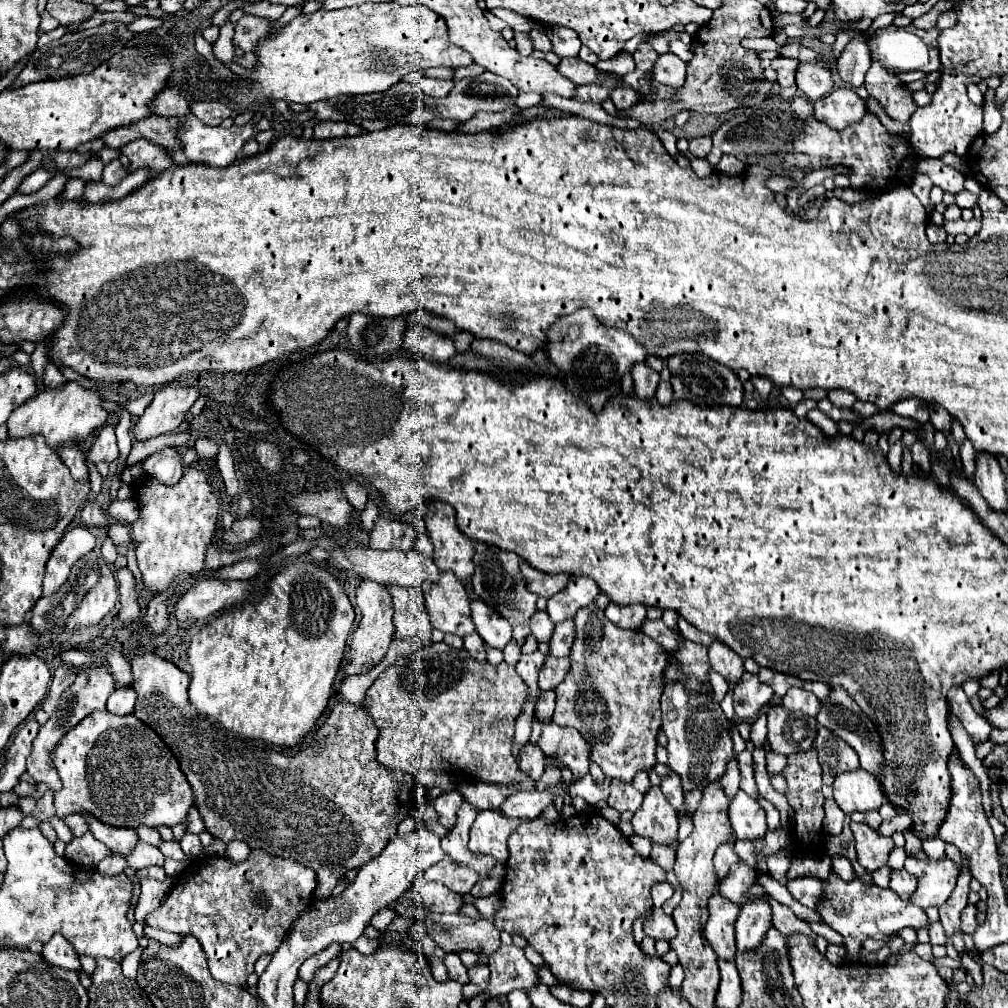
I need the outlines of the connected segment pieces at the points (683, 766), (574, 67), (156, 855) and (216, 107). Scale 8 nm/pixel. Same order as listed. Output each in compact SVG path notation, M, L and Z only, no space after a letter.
M680 685L664 689L660 703L662 731L668 737L668 767L680 777L684 793L702 789L704 785L720 779L726 773L726 765L734 759L728 719L724 717L720 705L708 697L688 697Z
M578 57L574 59L562 59L558 65L558 71L568 77L570 81L574 81L576 85L588 85L588 83L600 83L604 81L604 73L598 71L594 65L582 63Z
M142 841L124 859L128 861L128 867L132 867L134 871L146 869L146 867L152 867L152 865L164 865L162 851L148 845L148 843L142 843Z
M200 101L200 103L192 103L190 111L204 121L206 125L220 125L224 119L230 117L230 107L218 101Z

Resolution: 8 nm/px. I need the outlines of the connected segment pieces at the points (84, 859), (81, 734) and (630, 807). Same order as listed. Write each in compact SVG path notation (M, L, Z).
M84 833L82 837L76 837L66 847L66 857L80 867L96 867L108 855L112 855L112 849L102 845L98 839L90 837L90 833Z
M96 711L88 715L82 725L76 725L76 729L66 733L52 757L56 759L56 769L62 779L60 793L54 793L54 805L60 819L70 813L88 811L96 819L114 827L174 827L182 823L188 809L192 807L192 789L188 787L184 773L178 769L176 757L164 745L164 741L160 741L160 737L134 715L120 717L108 711Z
M612 779L610 783L610 797L608 797L608 805L614 807L616 811L638 811L642 805L644 795L632 787L632 783L626 781L616 781Z

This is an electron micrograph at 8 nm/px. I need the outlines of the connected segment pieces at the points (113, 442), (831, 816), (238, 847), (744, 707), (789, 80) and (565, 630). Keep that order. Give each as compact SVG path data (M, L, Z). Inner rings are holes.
M106 425L92 443L90 451L86 453L86 461L98 465L98 463L112 463L118 457L118 445L114 425Z
M826 799L824 801L824 811L826 811L826 817L824 817L824 829L830 833L830 835L840 835L842 833L842 823L844 823L844 811L836 805L834 799Z
M232 841L232 843L228 843L226 857L228 857L230 861L240 863L240 861L244 861L244 859L248 857L248 853L250 853L250 849L248 849L248 847L246 847L242 841Z
M744 673L740 685L734 687L734 709L738 719L754 719L760 709L770 703L774 691L770 685L758 681L756 675Z
M778 57L772 61L772 67L778 73L778 85L780 87L792 87L796 85L796 69L798 69L800 61L798 59L790 59L790 57Z
M562 621L554 629L554 635L550 639L548 655L552 655L552 657L568 657L570 647L572 647L572 621Z

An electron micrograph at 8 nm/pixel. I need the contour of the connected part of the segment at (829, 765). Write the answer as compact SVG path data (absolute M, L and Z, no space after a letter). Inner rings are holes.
M826 729L818 731L814 749L818 751L822 771L832 777L838 777L846 771L856 771L860 767L856 751L850 745L846 745L846 741L840 741L840 737L828 733Z

